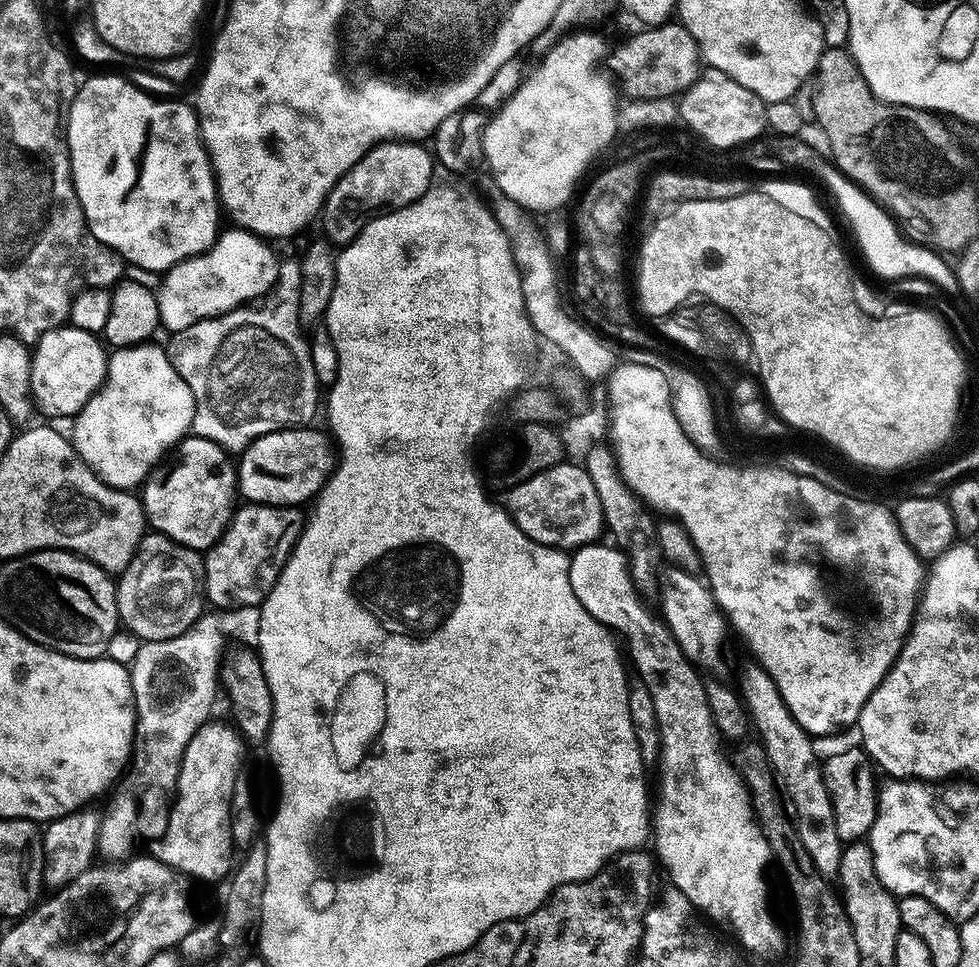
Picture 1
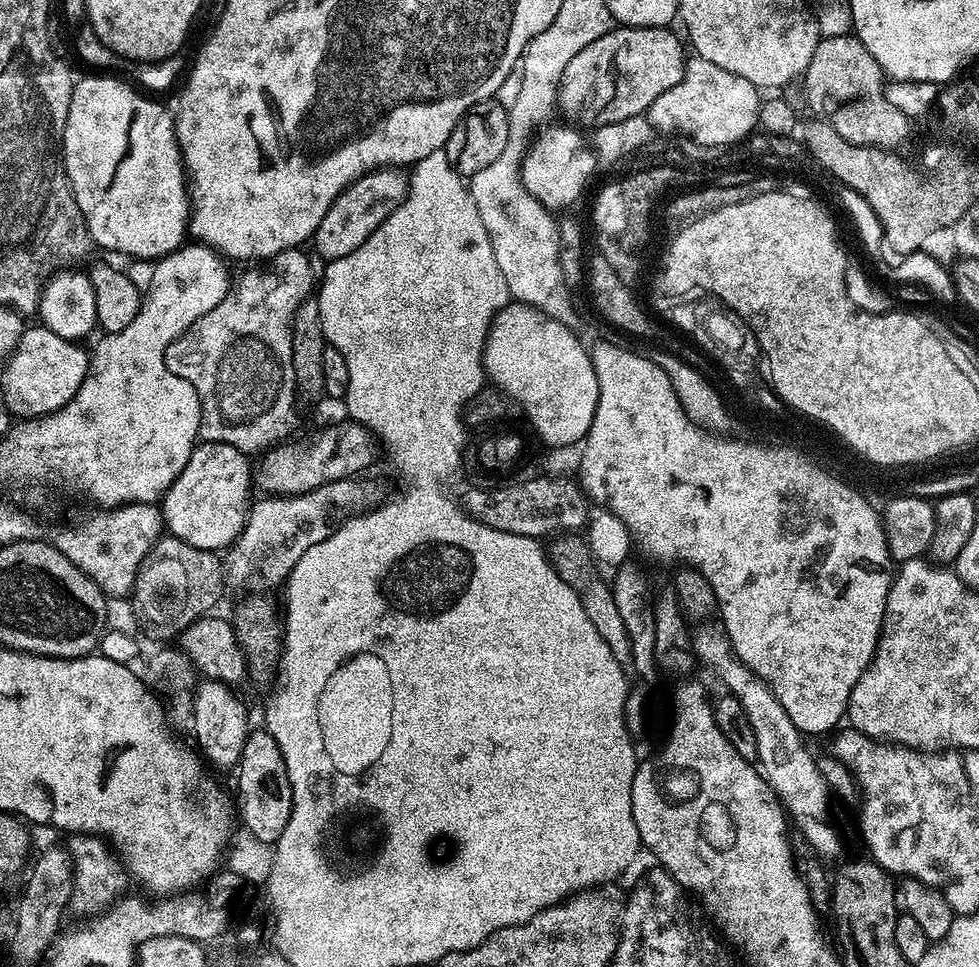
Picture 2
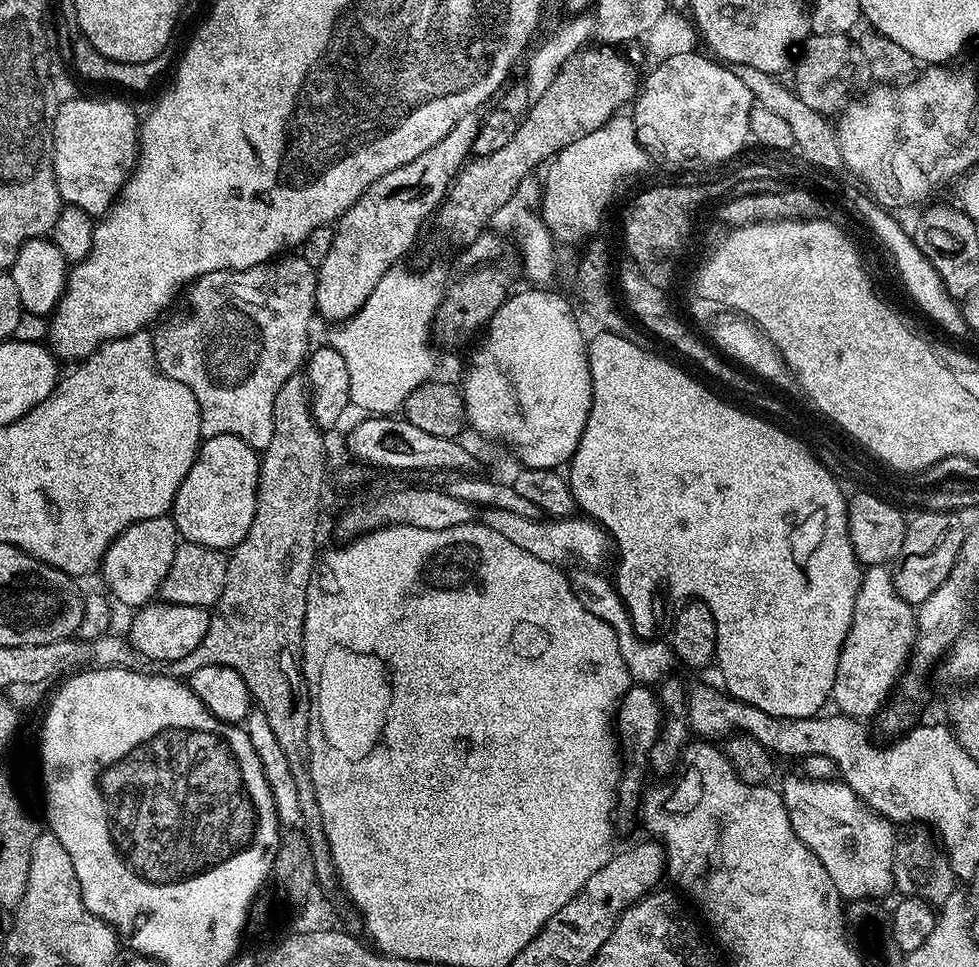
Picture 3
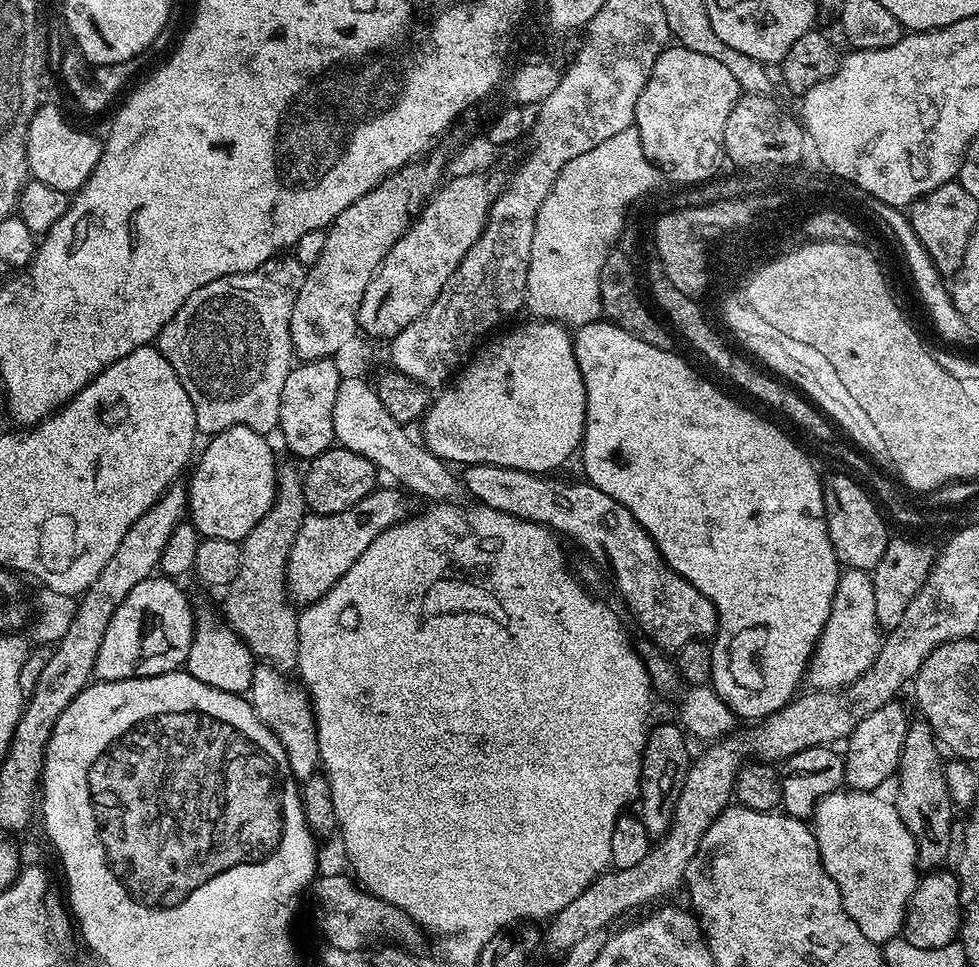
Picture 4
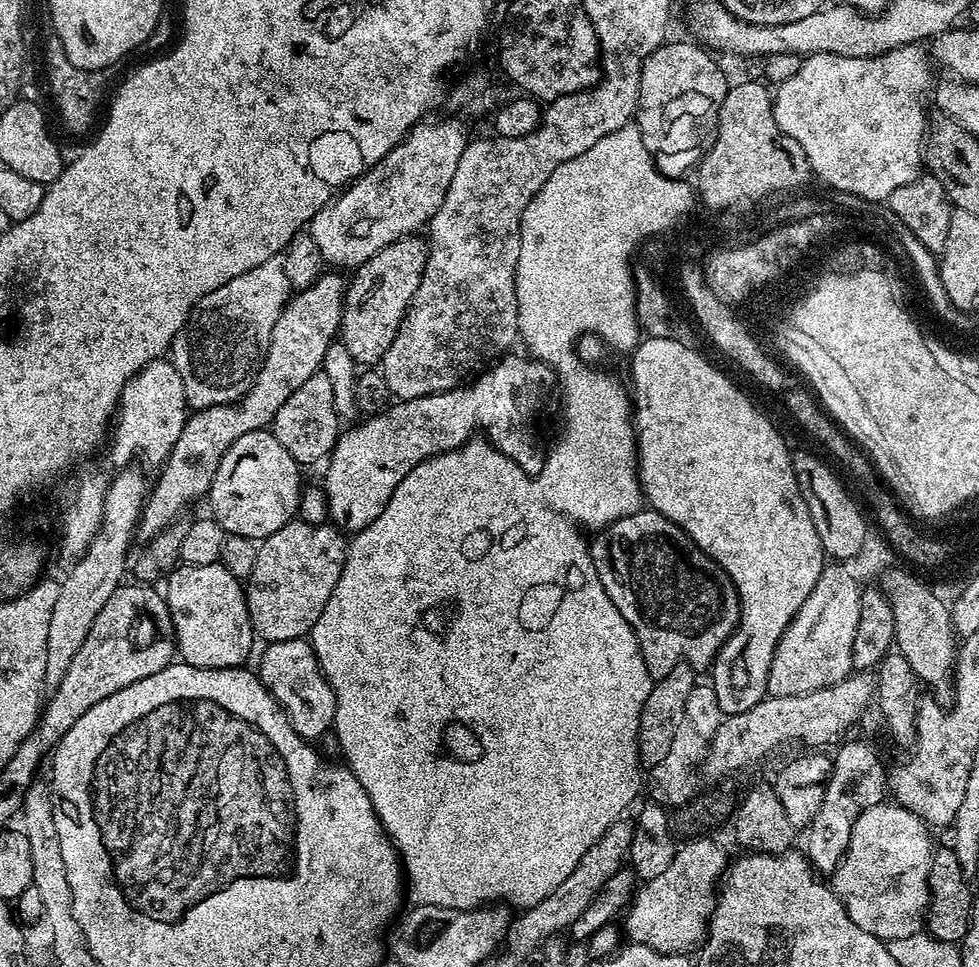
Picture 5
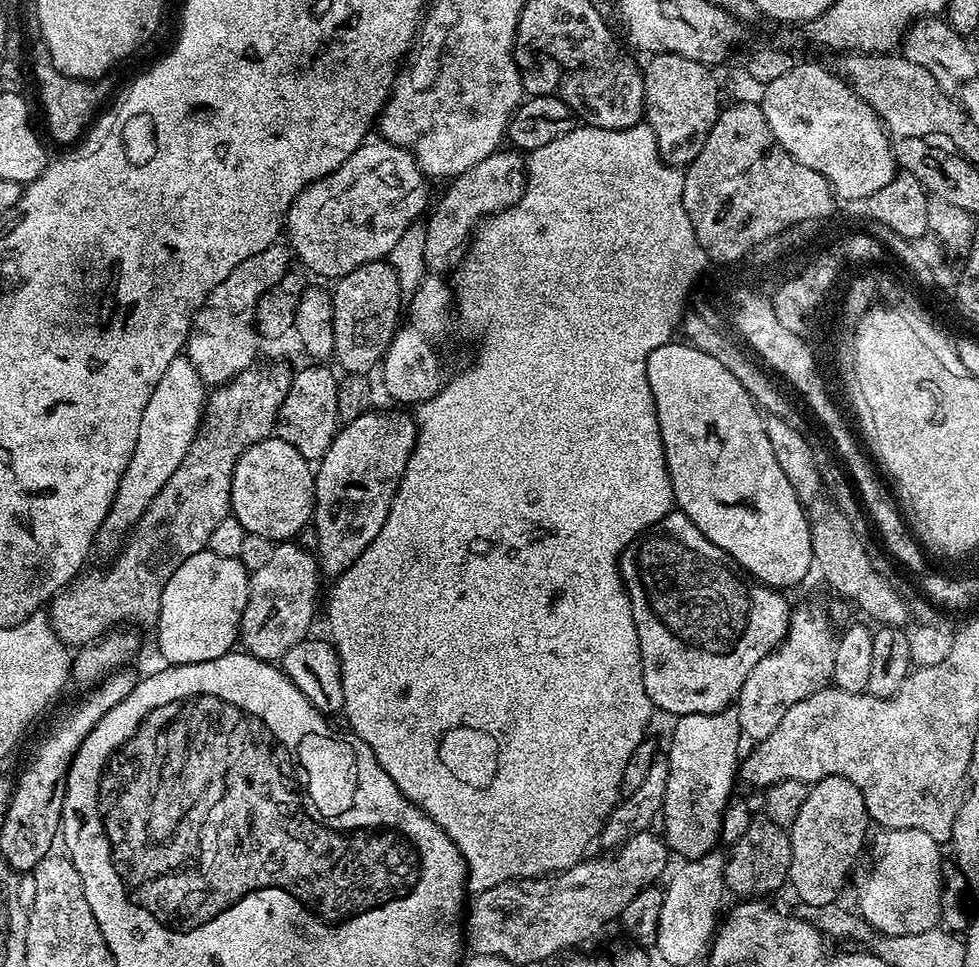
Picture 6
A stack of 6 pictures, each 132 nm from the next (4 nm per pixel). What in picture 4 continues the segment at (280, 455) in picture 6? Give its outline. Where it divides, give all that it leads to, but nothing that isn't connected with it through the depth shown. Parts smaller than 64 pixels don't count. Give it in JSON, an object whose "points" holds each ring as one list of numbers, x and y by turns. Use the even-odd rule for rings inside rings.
{"points":[[230,426,226,430,215,433,212,440,204,448,204,453,195,461,191,469,192,481,187,481,188,511,190,523,196,527,197,532,204,538,226,538,243,542,246,534,262,522,262,518,270,510,276,497,276,469,278,459,268,445,269,437,263,432,255,432,246,426]]}

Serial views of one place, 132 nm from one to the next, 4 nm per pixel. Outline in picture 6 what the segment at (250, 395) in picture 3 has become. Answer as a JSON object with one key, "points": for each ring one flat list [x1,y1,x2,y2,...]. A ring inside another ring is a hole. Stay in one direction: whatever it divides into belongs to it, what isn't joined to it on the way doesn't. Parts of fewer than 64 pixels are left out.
{"points":[[283,243,271,244,262,254,246,258,221,282,206,298,206,302,196,311,192,328,188,332,186,355,195,364,205,385,227,384,240,372,253,365,256,347,262,344,256,330,256,303,282,274,290,271,290,252]]}

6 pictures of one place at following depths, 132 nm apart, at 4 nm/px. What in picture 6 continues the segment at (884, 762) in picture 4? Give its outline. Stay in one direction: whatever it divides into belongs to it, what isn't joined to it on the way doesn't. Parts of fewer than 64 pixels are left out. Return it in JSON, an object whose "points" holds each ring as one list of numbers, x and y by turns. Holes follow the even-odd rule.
{"points":[[831,776,809,787,806,802,802,802,802,810,798,810,798,818,794,818,790,829,792,861,788,875,790,888,792,884,801,905,826,906,837,899,864,844,868,828,866,802,854,782]]}

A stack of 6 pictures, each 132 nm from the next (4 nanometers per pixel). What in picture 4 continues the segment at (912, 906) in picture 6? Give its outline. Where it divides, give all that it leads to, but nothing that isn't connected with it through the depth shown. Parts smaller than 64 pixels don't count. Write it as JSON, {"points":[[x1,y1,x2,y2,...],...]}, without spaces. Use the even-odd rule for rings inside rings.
{"points":[[841,790,831,792,822,802,818,802,814,813,814,831,816,845,822,858,822,866,840,891,846,914,858,922,858,930,870,938,870,942,883,945,888,940,897,939,904,927,905,912,908,900,915,892,918,881,916,847,906,822,898,814,891,799,883,800,876,792,853,792]]}

